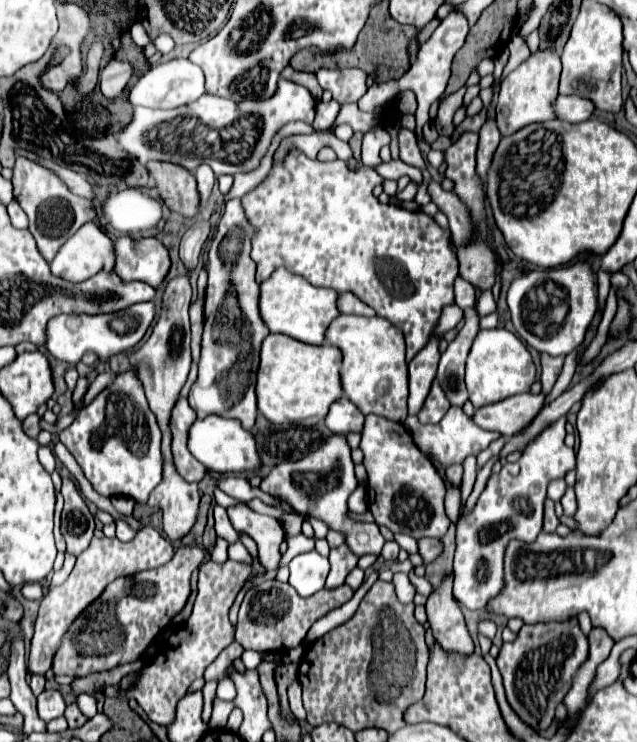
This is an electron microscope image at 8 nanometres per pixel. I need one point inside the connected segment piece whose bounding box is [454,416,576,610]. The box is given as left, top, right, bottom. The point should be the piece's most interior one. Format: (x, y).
(511, 507)

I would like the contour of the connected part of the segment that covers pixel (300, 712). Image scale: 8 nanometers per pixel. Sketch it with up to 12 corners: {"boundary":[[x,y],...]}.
{"boundary":[[300,684],[288,688],[290,710],[298,720],[306,720],[302,708]]}

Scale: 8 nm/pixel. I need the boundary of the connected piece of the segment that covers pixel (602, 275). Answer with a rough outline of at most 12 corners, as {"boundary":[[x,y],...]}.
{"boundary":[[600,269],[597,273],[598,306],[605,307],[611,287],[611,275]]}

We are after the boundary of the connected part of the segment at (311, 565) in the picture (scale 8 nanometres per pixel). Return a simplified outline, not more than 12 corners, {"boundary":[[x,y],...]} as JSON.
{"boundary":[[316,550],[290,562],[290,580],[300,596],[324,588],[328,558]]}

